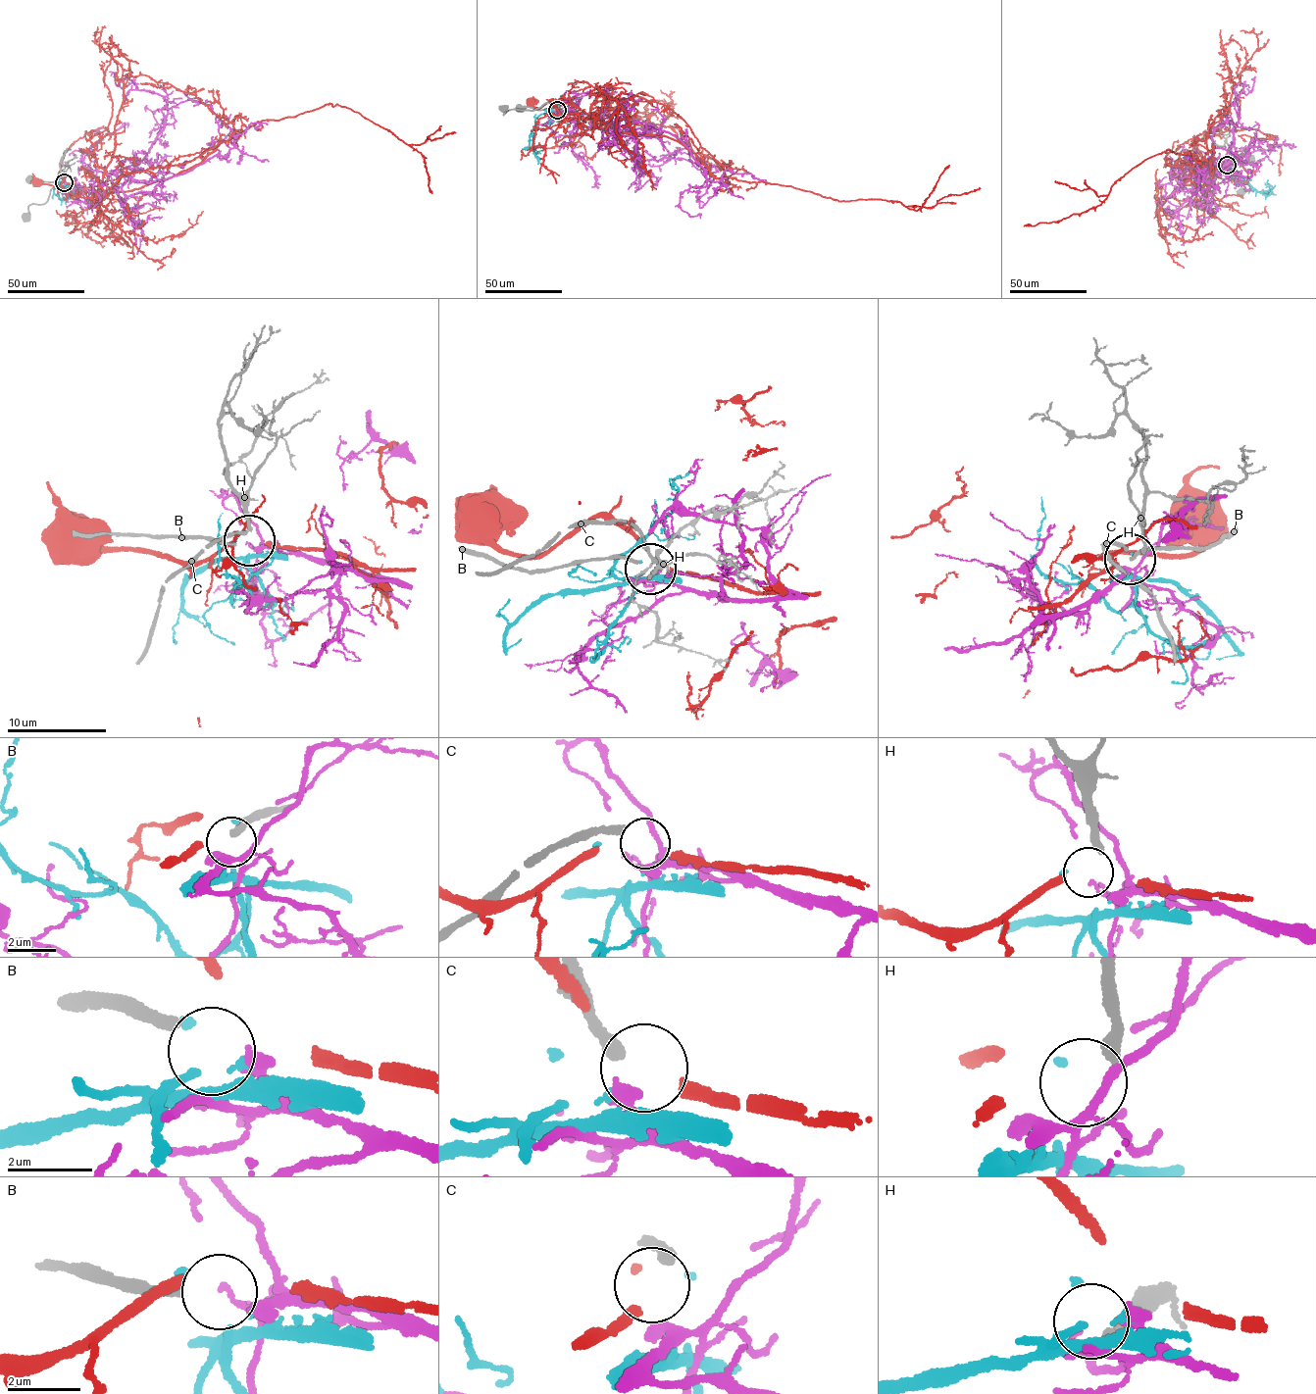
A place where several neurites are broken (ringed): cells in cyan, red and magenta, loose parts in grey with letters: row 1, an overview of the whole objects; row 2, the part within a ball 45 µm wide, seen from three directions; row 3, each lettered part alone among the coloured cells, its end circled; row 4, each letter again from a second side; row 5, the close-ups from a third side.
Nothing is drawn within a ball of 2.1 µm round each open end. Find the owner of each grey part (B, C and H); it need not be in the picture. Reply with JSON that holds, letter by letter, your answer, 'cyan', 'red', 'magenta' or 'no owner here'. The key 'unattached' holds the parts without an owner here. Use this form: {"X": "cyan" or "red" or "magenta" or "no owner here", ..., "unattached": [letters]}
{"B": "no owner here", "C": "no owner here", "H": "cyan", "unattached": ["B", "C"]}

